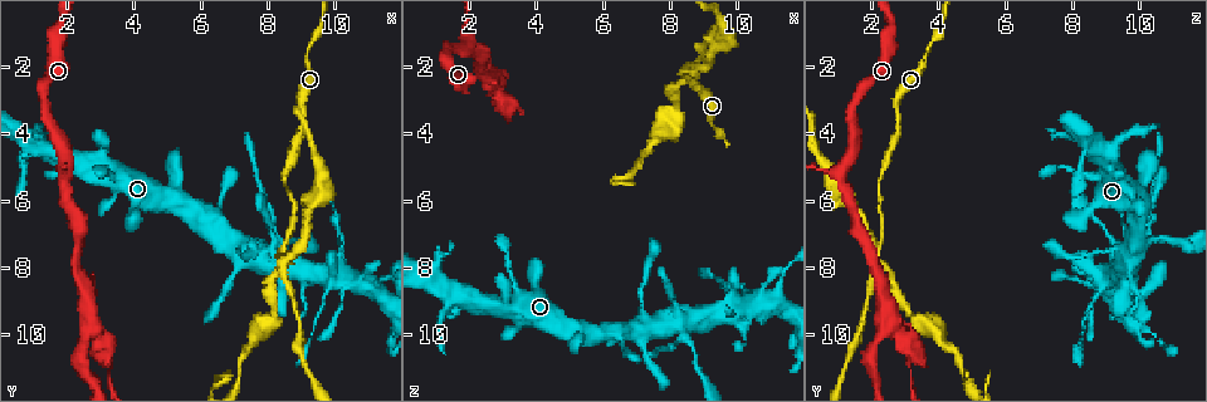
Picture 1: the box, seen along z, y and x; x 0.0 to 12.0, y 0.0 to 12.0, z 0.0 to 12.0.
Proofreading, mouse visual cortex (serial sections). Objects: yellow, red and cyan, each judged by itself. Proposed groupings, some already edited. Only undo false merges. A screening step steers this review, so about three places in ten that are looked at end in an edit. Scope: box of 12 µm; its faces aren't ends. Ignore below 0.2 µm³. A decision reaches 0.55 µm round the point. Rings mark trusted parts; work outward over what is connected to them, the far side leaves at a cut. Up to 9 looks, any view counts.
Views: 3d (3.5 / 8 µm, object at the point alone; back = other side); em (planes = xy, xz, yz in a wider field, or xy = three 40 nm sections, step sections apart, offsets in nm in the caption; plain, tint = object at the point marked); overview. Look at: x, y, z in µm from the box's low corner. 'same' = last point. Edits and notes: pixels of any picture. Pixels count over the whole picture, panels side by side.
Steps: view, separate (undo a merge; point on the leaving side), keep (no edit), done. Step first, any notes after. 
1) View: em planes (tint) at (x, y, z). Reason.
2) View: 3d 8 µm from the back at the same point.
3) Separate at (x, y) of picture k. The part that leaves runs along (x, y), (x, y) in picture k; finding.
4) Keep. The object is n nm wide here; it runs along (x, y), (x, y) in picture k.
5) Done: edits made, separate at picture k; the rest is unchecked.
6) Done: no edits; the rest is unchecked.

View: 3d 8 µm at (2.1, 5.1, 1.1). Sudden change in width.

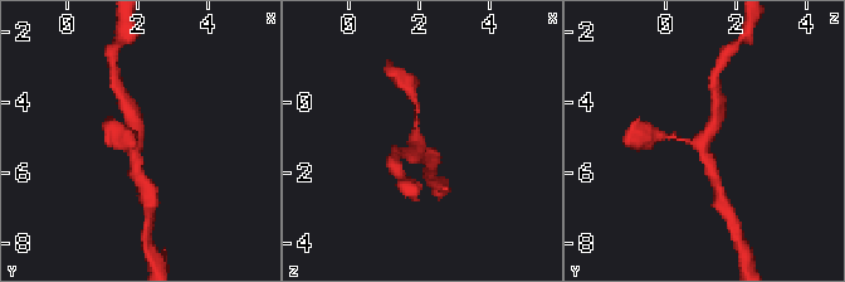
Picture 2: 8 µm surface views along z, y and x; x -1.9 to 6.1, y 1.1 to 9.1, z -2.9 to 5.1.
View: em xy step 5 (tint) at (2.0, 5.1, 1.2). 3 arms meet here; the arms are 150, 300, 350 nm wide; need the tissue.

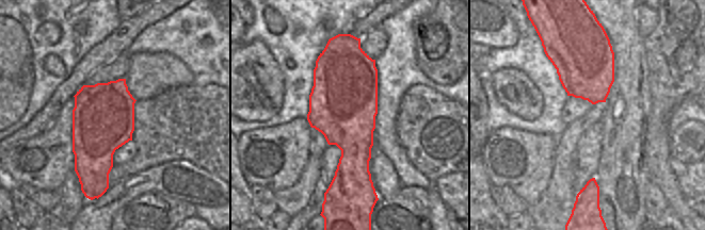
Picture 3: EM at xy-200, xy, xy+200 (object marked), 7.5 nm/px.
Keep. One cell here.

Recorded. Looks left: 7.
View: 3d 8 µm at (8.5, 7.5, 2.3).

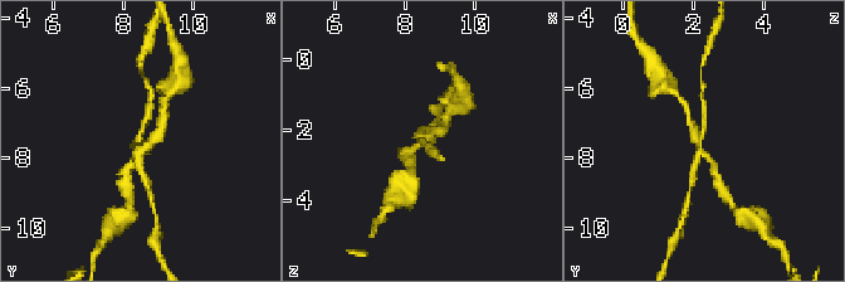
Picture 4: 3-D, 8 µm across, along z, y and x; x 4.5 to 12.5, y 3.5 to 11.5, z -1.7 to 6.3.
View: 3d 3.5 µm at (8.5, 7.5, 2.2).

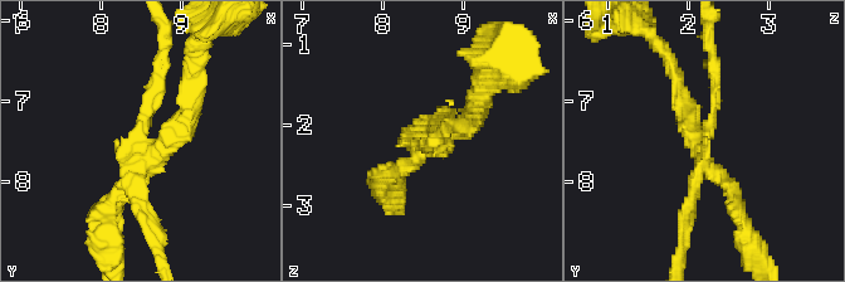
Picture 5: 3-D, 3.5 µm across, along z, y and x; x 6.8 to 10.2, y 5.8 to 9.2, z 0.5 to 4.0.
View: em xy step 3 (tint) at (8.40, 7.55, 2.20). 4 arms meet here; the arms are 150, 200, 200, 250 nm wide.

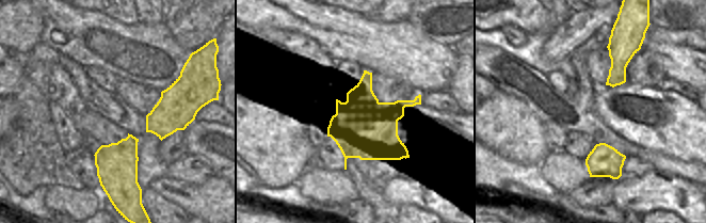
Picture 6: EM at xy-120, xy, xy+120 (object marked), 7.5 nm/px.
Separate at (116, 213) of picture 5. The object is 460 nm wide here; the part that leaves runs along (708, 169), (734, 191), (757, 262) in picture 5; a second cell is stuck on.

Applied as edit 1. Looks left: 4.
View: overview.

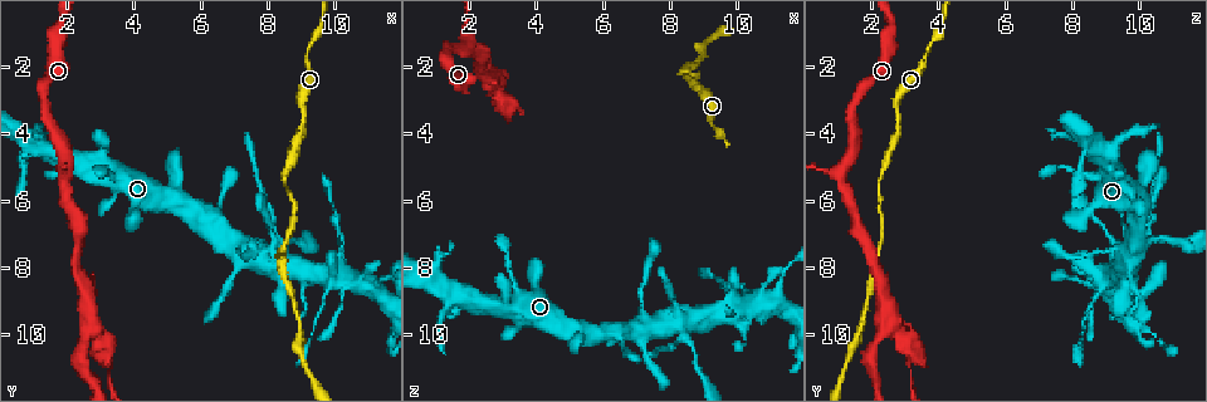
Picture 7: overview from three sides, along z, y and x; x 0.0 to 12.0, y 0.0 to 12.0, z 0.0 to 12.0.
View: 3d 3.5 µm at (3.3, 10.7, 3.1). Thick turns thin.

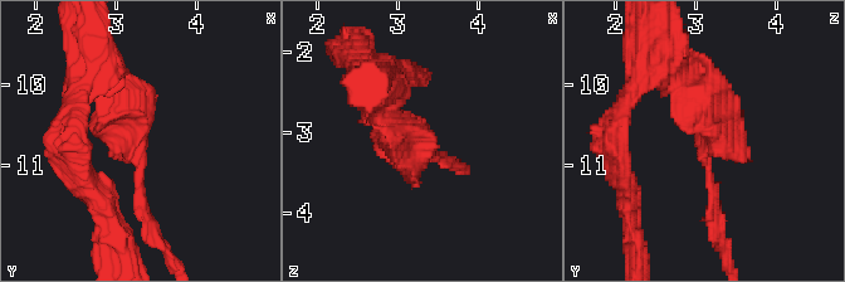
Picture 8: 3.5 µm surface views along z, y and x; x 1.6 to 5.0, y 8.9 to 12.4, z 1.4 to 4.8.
View: em xy step 3 (tint) at (3.25, 10.70, 3.10). Now the EM.

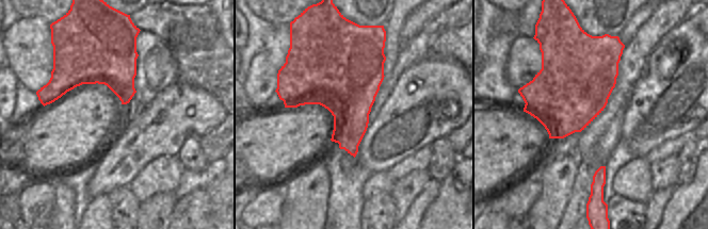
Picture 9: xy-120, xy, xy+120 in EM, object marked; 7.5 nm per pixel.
Separate at (138, 210) of picture 8. The part that leaves runs along (136, 170), (151, 232), (166, 243) in picture 8; a second cell is stuck on.

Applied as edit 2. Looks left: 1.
Done: edits made, separate at picture 5, separate at picture 8; the rest is unchecked.

